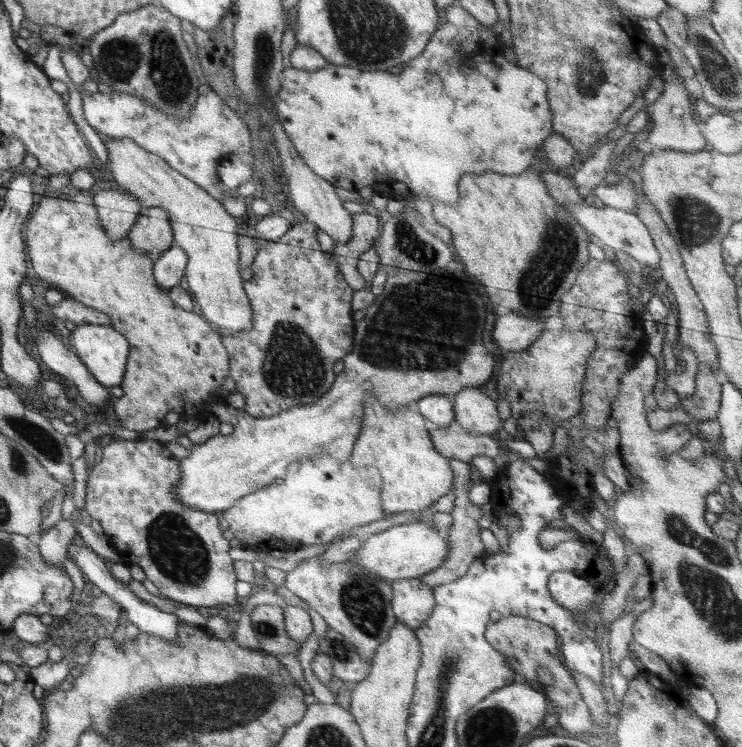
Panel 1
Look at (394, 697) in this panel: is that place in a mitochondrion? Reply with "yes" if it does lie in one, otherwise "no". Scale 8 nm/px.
no

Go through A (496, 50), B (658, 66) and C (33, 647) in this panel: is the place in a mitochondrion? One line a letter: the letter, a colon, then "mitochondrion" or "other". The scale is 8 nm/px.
A: other
B: other
C: other

